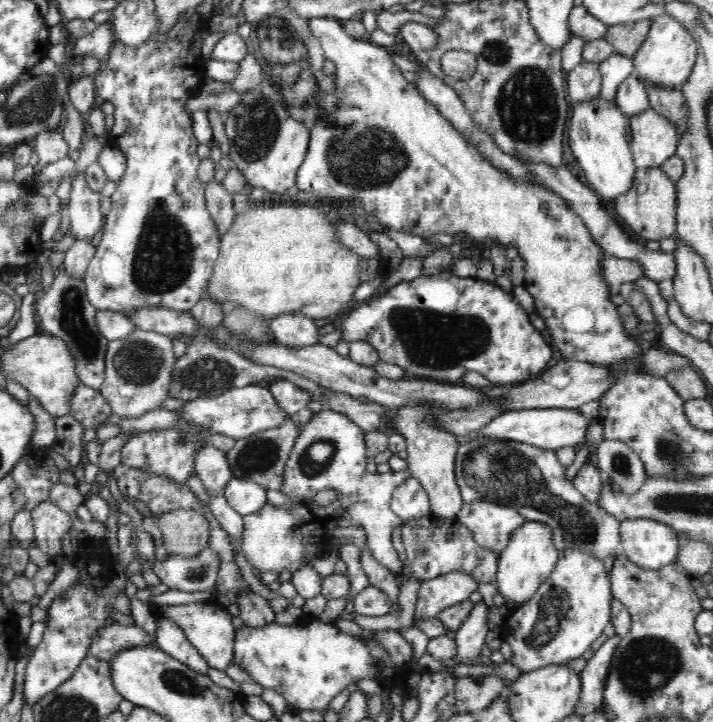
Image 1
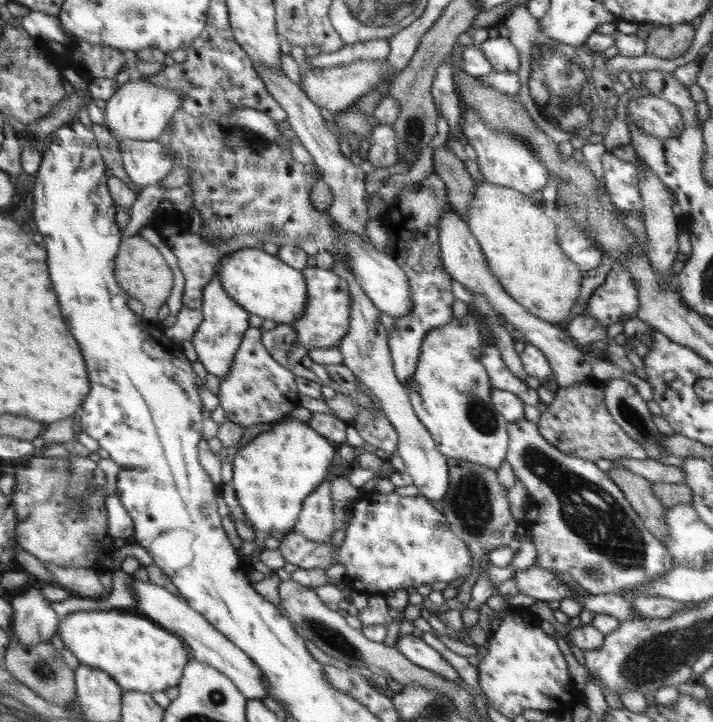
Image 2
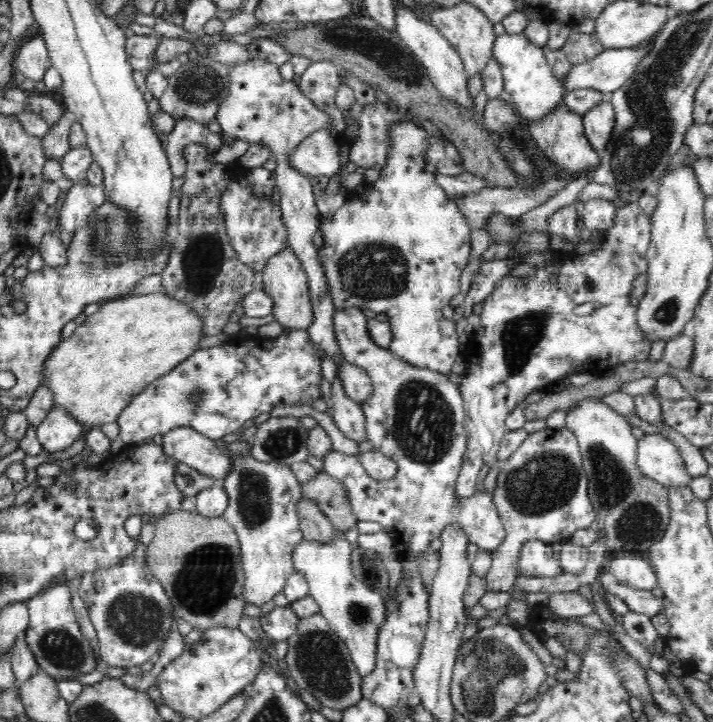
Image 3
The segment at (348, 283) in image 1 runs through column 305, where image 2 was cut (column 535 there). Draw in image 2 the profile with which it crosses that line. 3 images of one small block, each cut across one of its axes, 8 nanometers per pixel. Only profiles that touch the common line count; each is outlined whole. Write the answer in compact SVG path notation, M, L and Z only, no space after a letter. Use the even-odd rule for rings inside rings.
M477 182L474 198L468 204L467 225L476 237L484 255L488 269L498 281L504 291L510 294L518 304L524 306L532 315L542 318L557 326L564 326L566 318L574 308L576 299L580 296L583 272L574 264L568 255L558 245L556 223L544 214L539 204L532 204L524 193L517 190L498 186L492 183Z

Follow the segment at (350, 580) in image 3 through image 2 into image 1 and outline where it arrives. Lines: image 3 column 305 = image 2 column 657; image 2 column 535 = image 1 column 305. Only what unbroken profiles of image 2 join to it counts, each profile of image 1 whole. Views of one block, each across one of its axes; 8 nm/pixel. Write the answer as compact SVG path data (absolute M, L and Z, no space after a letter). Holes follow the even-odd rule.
M327 407L313 413L296 437L280 488L284 496L292 499L293 504L278 508L267 502L257 512L243 517L242 552L255 572L280 573L288 569L294 573L300 570L309 564L305 563L303 557L307 545L316 542L319 550L328 549L328 537L338 526L364 529L367 549L374 559L396 577L400 576L404 566L393 548L391 533L404 523L391 510L391 496L411 474L408 468L398 472L370 474L367 472L370 464L364 431L352 419ZM322 489L332 489L337 493L335 503L329 506L313 503L313 496Z

